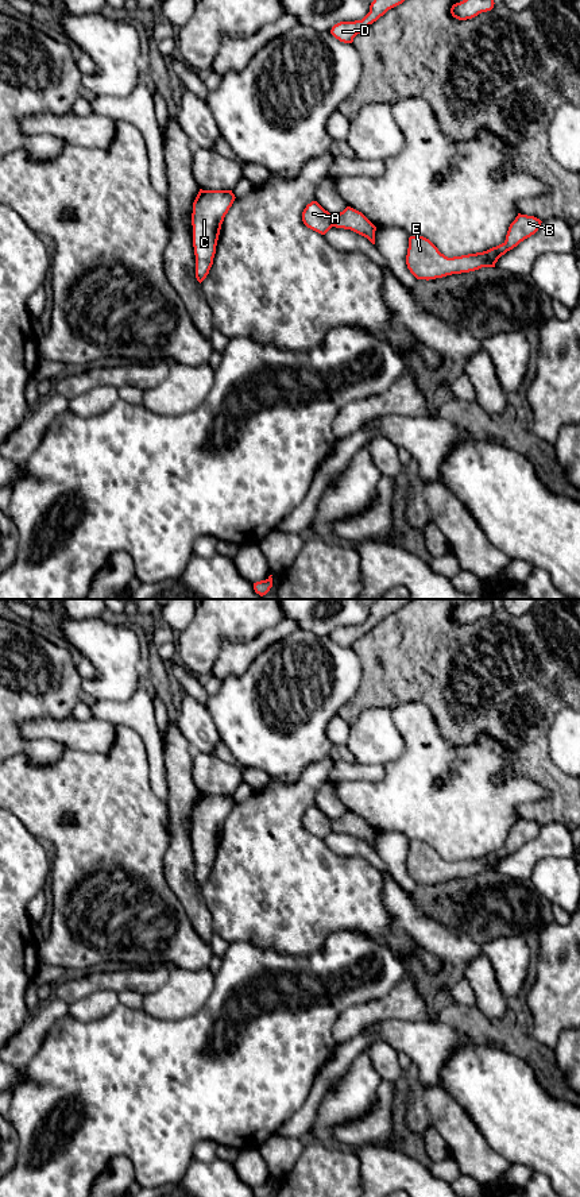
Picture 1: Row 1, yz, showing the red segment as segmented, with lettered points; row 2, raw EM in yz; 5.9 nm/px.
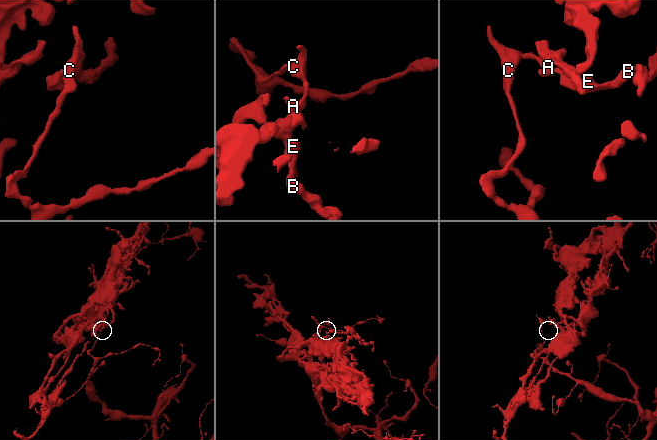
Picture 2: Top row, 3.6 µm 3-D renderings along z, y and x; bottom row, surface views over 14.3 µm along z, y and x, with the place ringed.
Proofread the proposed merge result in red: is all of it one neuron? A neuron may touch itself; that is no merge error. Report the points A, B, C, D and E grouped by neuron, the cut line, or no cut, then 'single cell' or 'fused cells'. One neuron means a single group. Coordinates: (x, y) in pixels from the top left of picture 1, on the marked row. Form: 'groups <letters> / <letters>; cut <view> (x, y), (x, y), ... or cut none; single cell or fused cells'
groups A C / B D E; cut yz (331, 216), (332, 226); fused cells

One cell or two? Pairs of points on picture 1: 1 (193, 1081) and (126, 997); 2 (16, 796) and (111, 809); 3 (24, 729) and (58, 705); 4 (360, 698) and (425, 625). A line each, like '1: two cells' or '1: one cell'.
1: two cells
2: one cell
3: two cells
4: one cell

